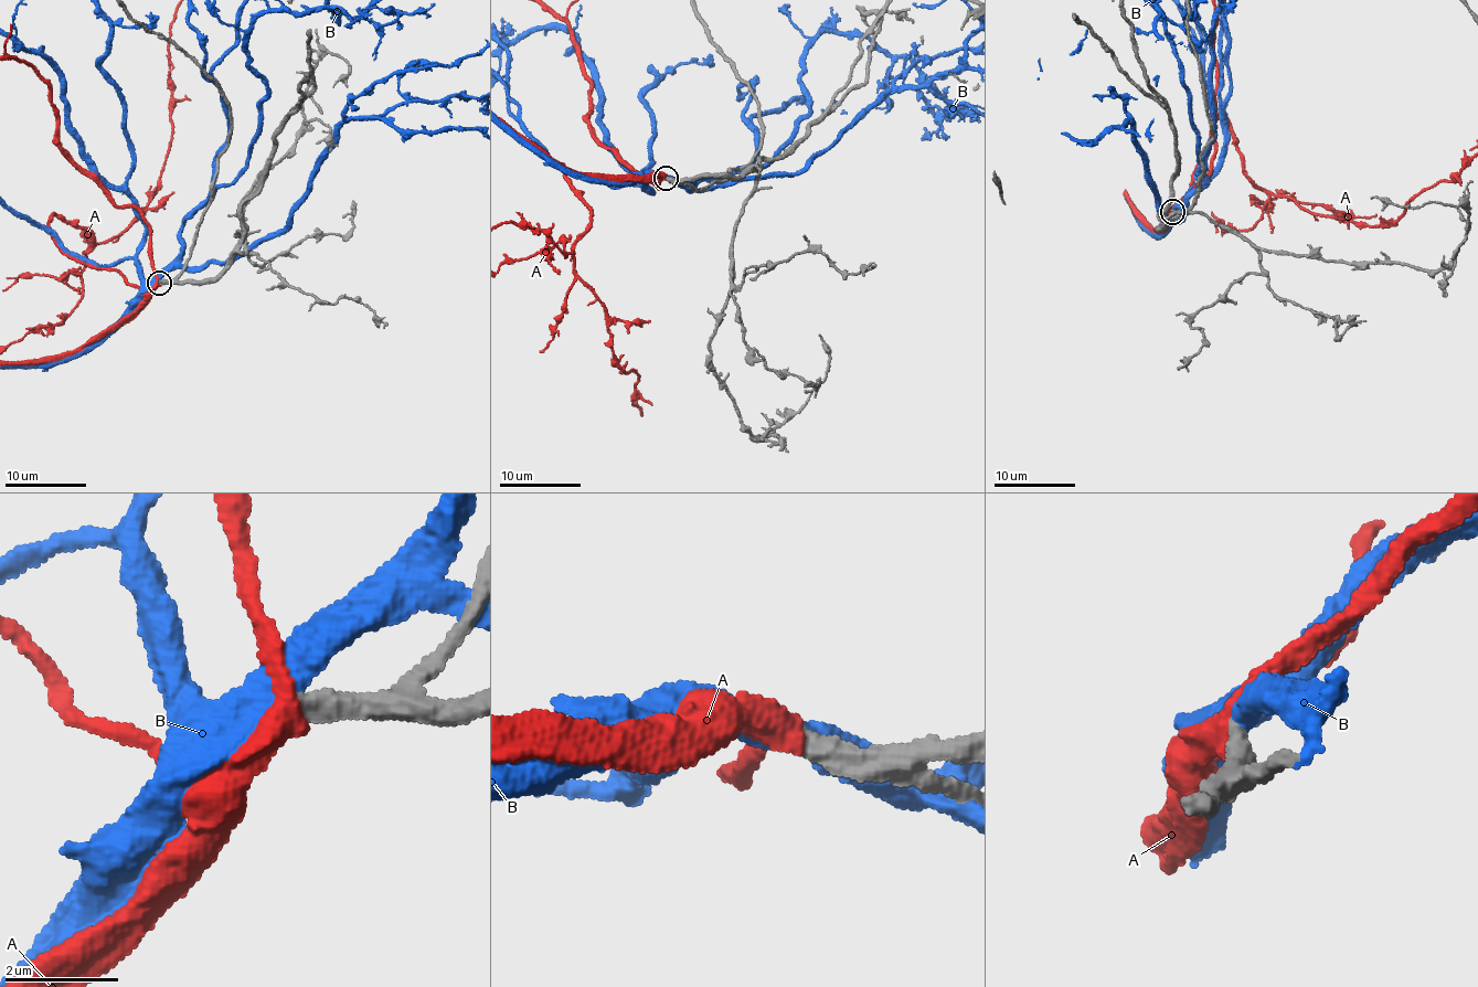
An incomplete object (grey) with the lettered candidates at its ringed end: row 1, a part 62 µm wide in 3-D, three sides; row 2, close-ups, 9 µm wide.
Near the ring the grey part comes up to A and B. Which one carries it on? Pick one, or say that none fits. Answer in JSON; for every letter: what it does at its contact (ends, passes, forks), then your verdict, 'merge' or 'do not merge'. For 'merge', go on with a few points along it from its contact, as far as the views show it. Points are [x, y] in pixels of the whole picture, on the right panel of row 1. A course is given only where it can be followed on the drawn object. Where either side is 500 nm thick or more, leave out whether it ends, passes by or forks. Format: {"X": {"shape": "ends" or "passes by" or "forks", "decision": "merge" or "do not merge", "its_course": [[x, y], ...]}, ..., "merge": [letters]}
{"A": {"shape": "passes by", "decision": "merge"}, "B": {"shape": "passes by", "decision": "do not merge"}, "merge": ["A"]}

